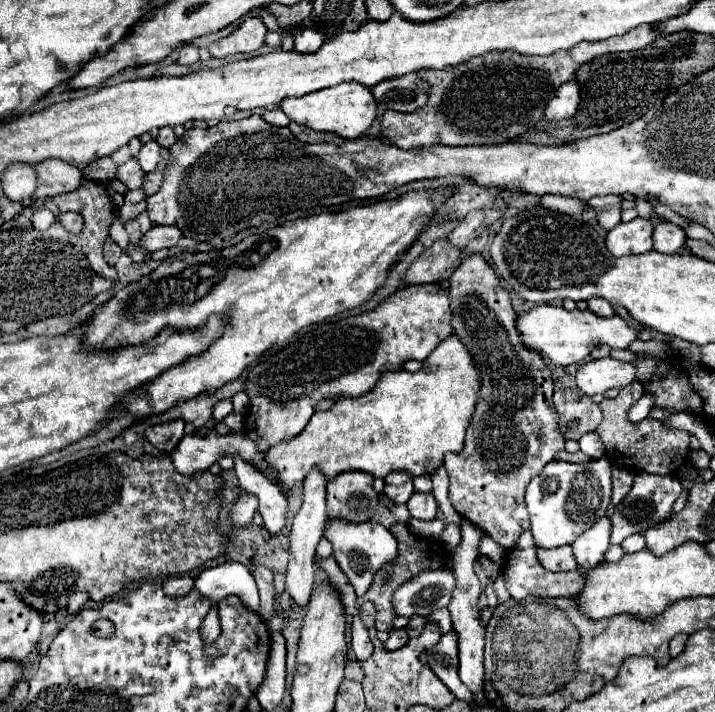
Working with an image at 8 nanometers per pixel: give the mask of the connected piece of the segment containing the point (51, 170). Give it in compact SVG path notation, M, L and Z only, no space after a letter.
M47 158L37 164L33 164L37 172L37 190L35 198L47 198L47 196L57 196L57 194L67 194L75 188L79 188L83 180L83 172L67 164L65 160L57 158Z

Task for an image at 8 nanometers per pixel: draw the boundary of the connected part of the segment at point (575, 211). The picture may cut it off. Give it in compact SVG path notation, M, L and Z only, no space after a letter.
M545 194L541 200L543 208L551 208L551 210L559 210L559 212L567 212L575 218L581 216L581 210L585 208L585 204L577 198L569 198L569 196L553 196L553 194Z

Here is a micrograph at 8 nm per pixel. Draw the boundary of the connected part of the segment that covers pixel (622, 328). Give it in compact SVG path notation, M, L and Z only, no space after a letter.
M549 304L519 314L517 330L521 332L521 340L525 340L529 348L545 352L555 366L581 364L589 360L591 350L597 346L607 344L611 348L627 348L637 338L637 330L629 326L619 314L611 318L601 318L591 310L579 310L579 308L565 310L561 306L549 306Z

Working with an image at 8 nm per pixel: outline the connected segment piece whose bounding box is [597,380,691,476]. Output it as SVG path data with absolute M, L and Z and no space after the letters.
M631 382L619 390L615 398L605 398L599 408L603 412L603 422L597 426L597 434L605 444L605 456L613 466L629 468L631 472L647 472L647 474L675 474L689 456L689 438L691 434L685 430L665 428L659 420L645 418L639 424L627 420L627 410L643 396L641 382Z

